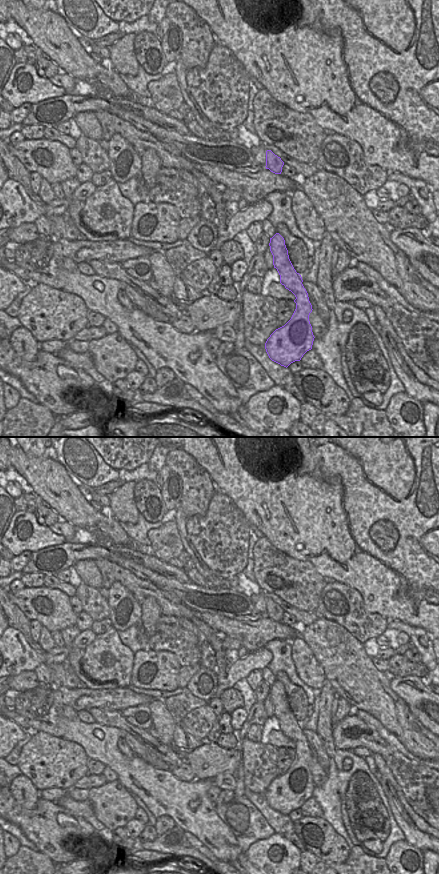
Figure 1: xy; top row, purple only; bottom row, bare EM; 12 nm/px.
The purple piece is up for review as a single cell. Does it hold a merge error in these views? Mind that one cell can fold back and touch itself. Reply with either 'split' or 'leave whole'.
split

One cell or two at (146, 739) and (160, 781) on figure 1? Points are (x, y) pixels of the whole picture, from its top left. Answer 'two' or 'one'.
two

